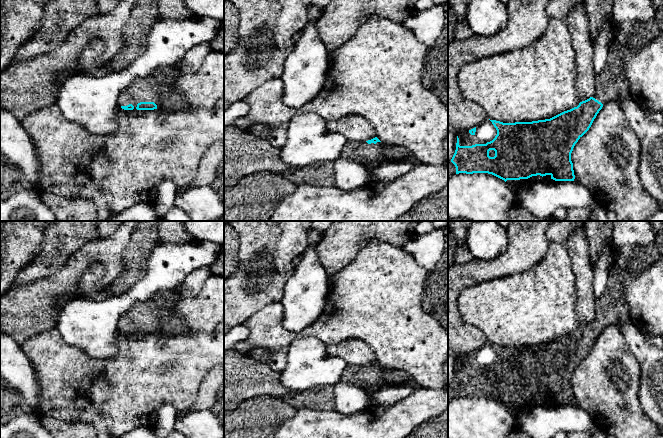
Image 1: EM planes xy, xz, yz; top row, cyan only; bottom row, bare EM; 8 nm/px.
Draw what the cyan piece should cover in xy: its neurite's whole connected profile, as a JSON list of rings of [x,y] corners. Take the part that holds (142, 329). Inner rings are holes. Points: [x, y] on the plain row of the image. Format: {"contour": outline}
{"contour": [[[179,288],[156,292],[121,316],[119,330],[124,334],[158,333],[165,337],[184,333],[187,326],[173,313],[179,299]]]}

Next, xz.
{"contour": [[[375,361],[361,367],[348,366],[343,372],[340,381],[360,387],[372,402],[372,395],[377,390],[409,383],[412,378],[402,370],[385,368]]]}

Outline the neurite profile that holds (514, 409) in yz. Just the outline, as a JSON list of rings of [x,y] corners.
[[[537,399],[537,400],[532,400],[528,403],[520,403],[520,404],[507,404],[506,407],[508,411],[517,419],[518,414],[526,407],[531,406],[531,405],[537,405],[542,400]]]

